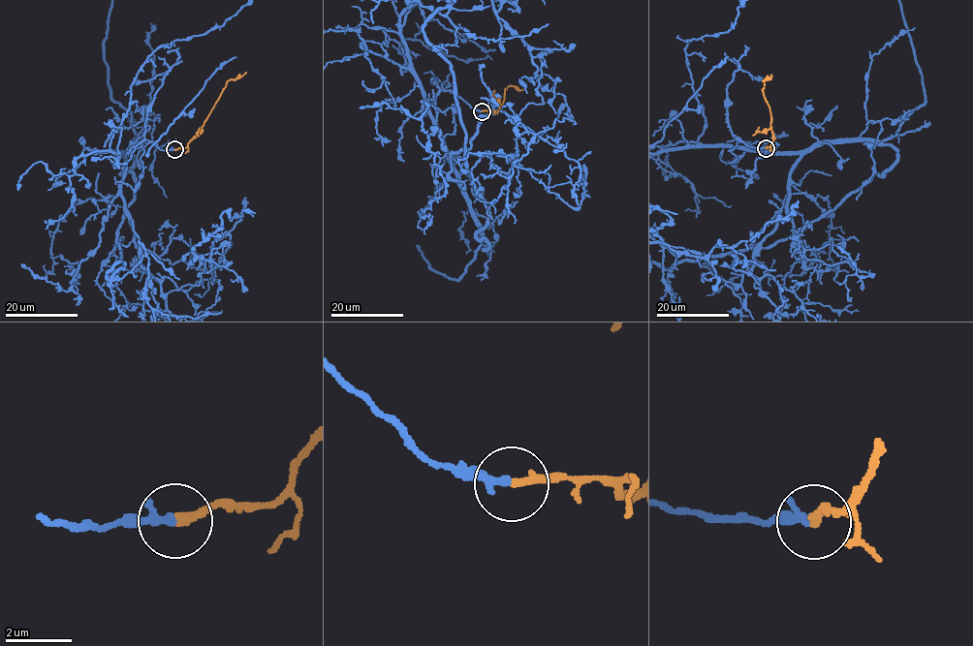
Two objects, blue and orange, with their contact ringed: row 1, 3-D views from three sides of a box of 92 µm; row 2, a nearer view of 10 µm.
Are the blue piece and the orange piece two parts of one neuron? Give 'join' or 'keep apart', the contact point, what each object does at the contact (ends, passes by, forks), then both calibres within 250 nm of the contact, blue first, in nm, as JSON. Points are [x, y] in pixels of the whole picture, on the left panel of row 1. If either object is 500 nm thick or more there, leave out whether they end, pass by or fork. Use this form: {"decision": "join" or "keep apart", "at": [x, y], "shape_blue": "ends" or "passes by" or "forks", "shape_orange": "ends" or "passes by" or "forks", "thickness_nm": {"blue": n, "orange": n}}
{"decision": "join", "at": [174, 149], "shape_blue": "passes by", "shape_orange": "ends", "thickness_nm": {"blue": 190, "orange": 240}}

